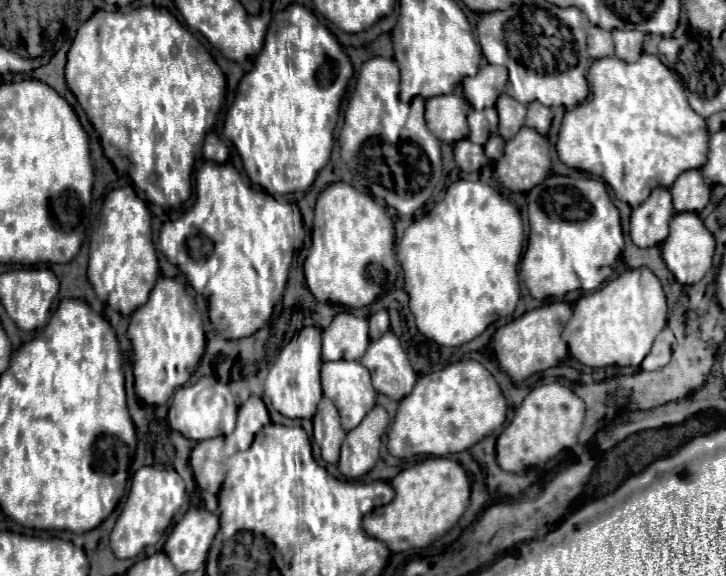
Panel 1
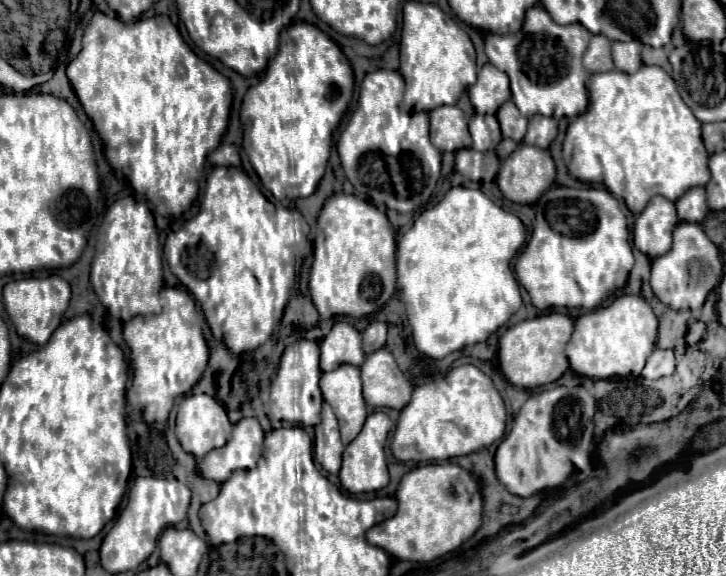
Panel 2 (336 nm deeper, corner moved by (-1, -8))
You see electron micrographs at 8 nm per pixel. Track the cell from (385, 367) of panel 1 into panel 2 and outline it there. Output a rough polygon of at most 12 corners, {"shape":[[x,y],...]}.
{"shape":[[387,348],[365,358],[361,380],[373,408],[401,410],[413,384]]}

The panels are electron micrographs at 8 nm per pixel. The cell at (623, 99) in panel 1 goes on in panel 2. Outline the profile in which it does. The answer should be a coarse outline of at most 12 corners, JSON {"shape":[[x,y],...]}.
{"shape":[[659,66],[593,74],[563,160],[637,216],[709,182]]}

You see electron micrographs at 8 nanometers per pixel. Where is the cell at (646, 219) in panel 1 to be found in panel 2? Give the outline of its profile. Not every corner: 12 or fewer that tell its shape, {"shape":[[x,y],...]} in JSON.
{"shape":[[653,196],[633,226],[651,260],[665,254],[677,224],[673,202]]}

